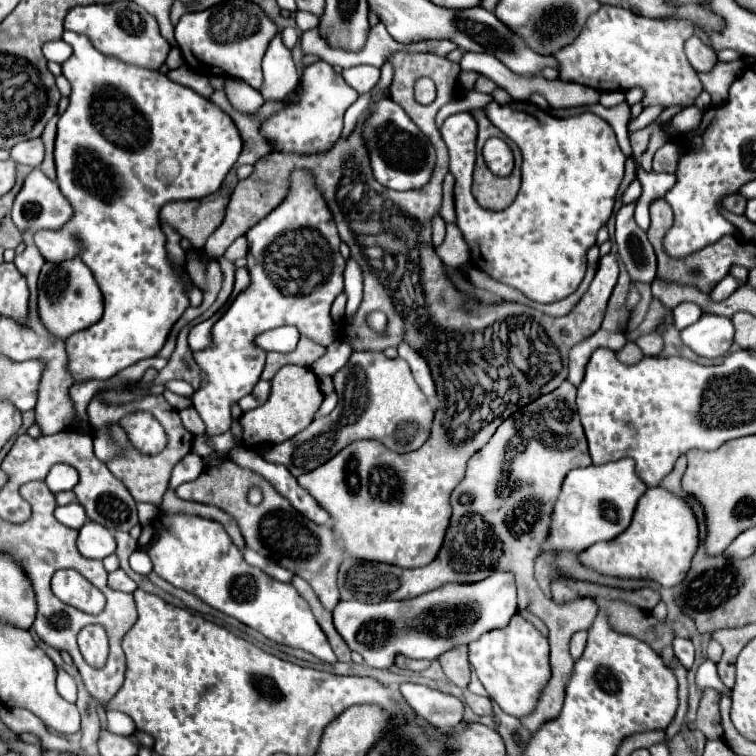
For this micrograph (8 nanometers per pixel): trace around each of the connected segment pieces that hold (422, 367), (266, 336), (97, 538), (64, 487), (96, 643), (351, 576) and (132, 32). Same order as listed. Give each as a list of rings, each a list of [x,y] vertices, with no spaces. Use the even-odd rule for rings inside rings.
[[[402,341],[398,345],[398,355],[408,361],[412,375],[414,375],[416,383],[420,385],[420,389],[424,391],[424,395],[430,401],[436,401],[436,387],[434,387],[434,379],[430,375],[430,367],[428,367],[426,359],[422,359],[422,355],[418,355],[418,351],[414,351],[406,341]]]
[[[280,327],[268,333],[262,333],[256,343],[264,349],[264,351],[294,351],[294,347],[298,345],[300,333],[294,327]]]
[[[86,521],[80,529],[78,551],[88,559],[104,559],[116,551],[114,535],[100,523]]]
[[[54,465],[46,475],[46,485],[52,493],[70,491],[78,483],[78,471],[70,465]]]
[[[88,625],[78,635],[78,647],[92,667],[102,667],[108,649],[108,635],[102,625]]]
[[[564,381],[552,393],[542,395],[508,417],[496,429],[492,439],[476,453],[476,465],[468,465],[464,481],[452,493],[452,521],[436,561],[418,569],[402,569],[388,563],[346,557],[338,573],[338,587],[344,601],[358,599],[364,603],[380,603],[386,599],[412,599],[446,583],[476,583],[496,571],[512,571],[520,589],[520,609],[538,615],[550,629],[552,679],[534,713],[520,719],[532,733],[538,731],[542,723],[560,715],[566,683],[574,667],[574,659],[568,653],[568,641],[572,633],[592,625],[598,609],[588,597],[572,599],[570,603],[554,603],[552,599],[546,599],[534,579],[534,561],[550,533],[554,499],[558,499],[566,473],[580,467],[580,463],[582,467],[588,467],[592,459],[576,411],[576,387],[570,381]]]
[[[132,1],[72,7],[64,19],[64,29],[88,35],[94,47],[106,55],[114,55],[126,63],[148,69],[160,69],[170,51],[170,43],[160,35],[158,21],[144,7],[138,7]]]

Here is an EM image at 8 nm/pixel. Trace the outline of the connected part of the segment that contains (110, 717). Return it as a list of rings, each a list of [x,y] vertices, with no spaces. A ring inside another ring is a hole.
[[[107,711],[106,714],[108,731],[112,731],[112,733],[116,733],[116,735],[124,735],[124,737],[128,737],[128,735],[132,735],[132,733],[136,731],[134,721],[132,721],[128,715],[118,713],[118,711]]]

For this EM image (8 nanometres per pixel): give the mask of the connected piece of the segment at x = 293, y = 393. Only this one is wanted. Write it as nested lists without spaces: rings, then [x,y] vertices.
[[[286,365],[274,375],[274,379],[270,382],[270,399],[260,407],[242,413],[240,423],[244,427],[244,435],[242,435],[244,445],[282,443],[282,441],[290,439],[292,435],[296,435],[298,431],[306,429],[312,423],[312,419],[316,415],[314,411],[318,411],[318,407],[324,399],[322,391],[318,387],[316,375],[308,367]]]

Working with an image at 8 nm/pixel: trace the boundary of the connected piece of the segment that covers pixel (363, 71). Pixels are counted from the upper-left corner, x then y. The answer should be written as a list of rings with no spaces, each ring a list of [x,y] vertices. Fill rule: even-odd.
[[[358,65],[358,67],[344,69],[342,77],[352,89],[356,89],[362,95],[368,93],[380,81],[380,69],[372,65]]]

